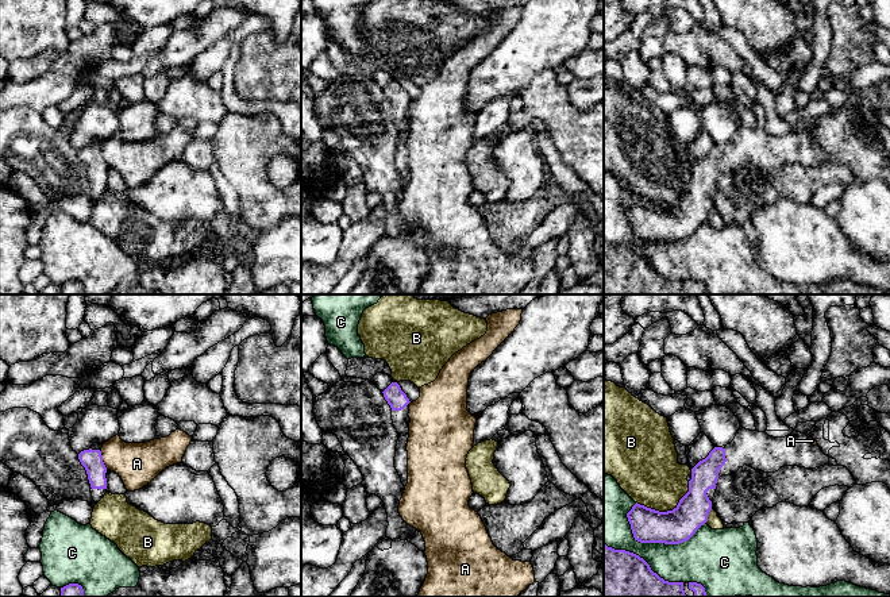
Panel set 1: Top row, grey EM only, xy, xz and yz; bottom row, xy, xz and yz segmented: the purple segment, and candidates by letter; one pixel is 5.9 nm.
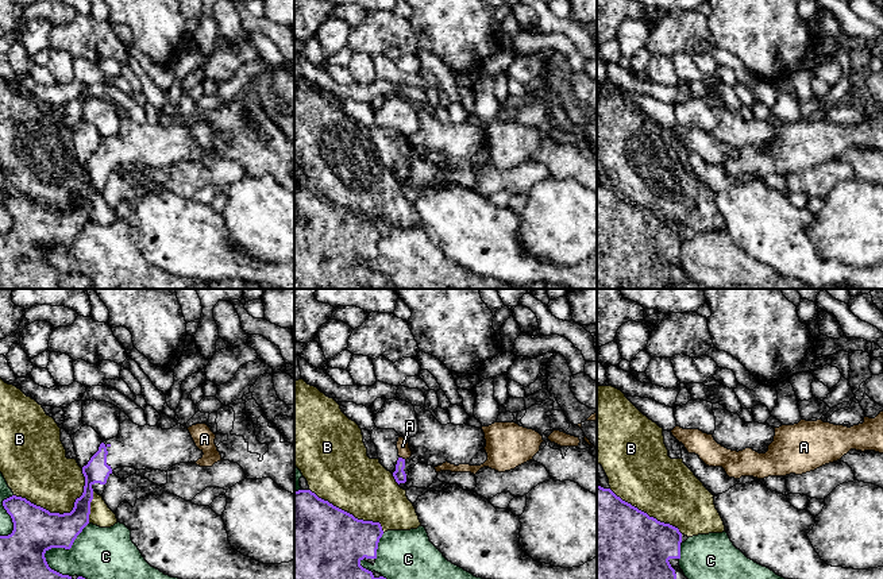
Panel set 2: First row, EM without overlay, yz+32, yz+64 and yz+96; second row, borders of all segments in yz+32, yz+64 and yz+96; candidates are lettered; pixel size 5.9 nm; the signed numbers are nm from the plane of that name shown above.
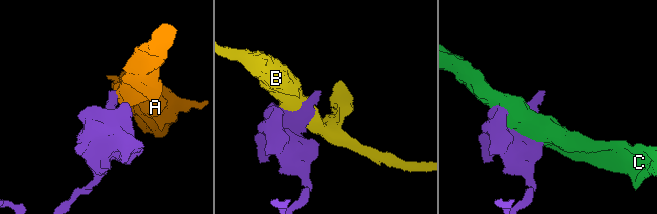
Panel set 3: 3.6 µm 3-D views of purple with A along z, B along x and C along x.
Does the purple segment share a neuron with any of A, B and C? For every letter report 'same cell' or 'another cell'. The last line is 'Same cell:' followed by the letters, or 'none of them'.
A: another cell
B: another cell
C: another cell
Same cell: none of them

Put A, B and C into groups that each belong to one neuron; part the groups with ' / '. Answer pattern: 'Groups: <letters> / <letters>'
Groups: A / B / C

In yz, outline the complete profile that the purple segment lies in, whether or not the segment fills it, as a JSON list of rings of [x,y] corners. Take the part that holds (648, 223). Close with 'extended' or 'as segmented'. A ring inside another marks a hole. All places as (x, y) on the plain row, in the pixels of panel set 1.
[[[740,123],[735,136],[729,142],[714,145],[705,157],[700,158],[691,166],[689,189],[673,208],[659,209],[637,200],[632,204],[627,215],[635,238],[664,242],[679,242],[689,238],[708,219],[717,177],[723,173],[735,172],[744,162],[764,170],[775,170],[783,163],[816,166],[829,162],[829,154],[818,143],[813,143],[805,131],[793,128],[785,135],[773,135],[766,130],[750,128]]]; extended

